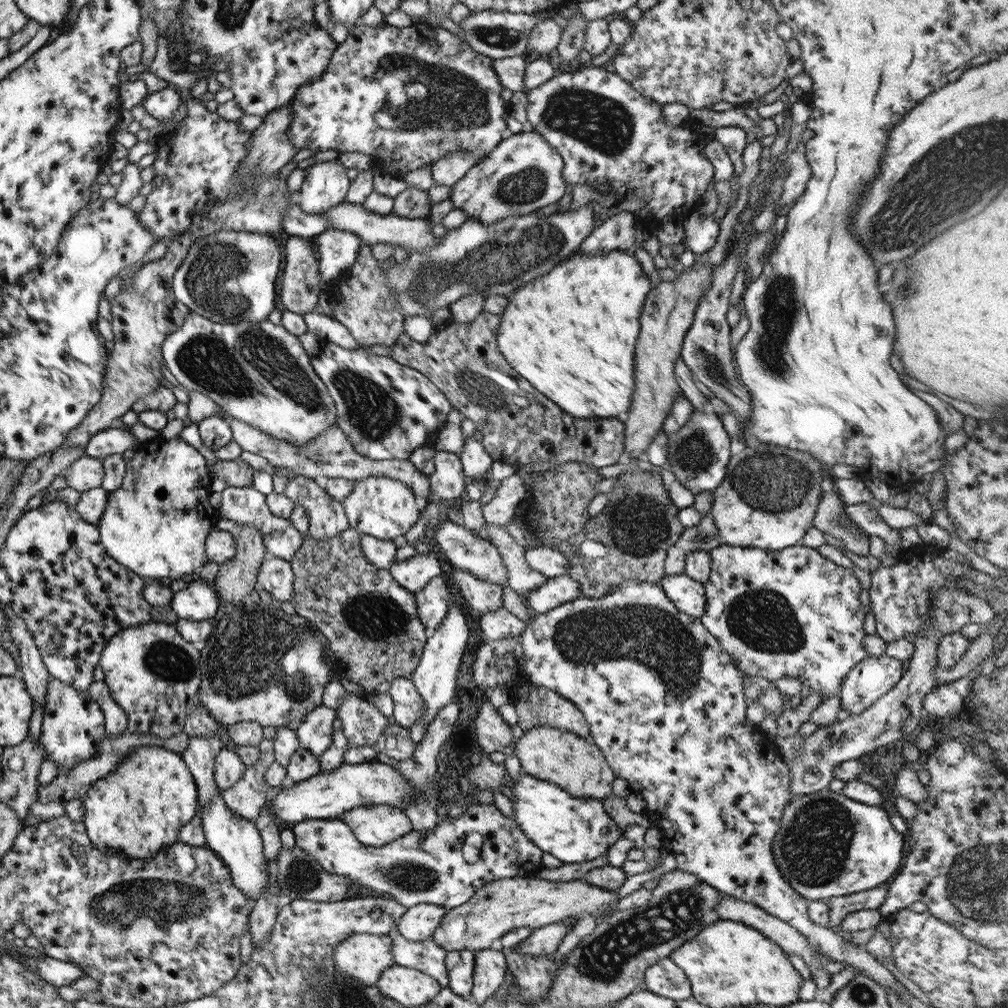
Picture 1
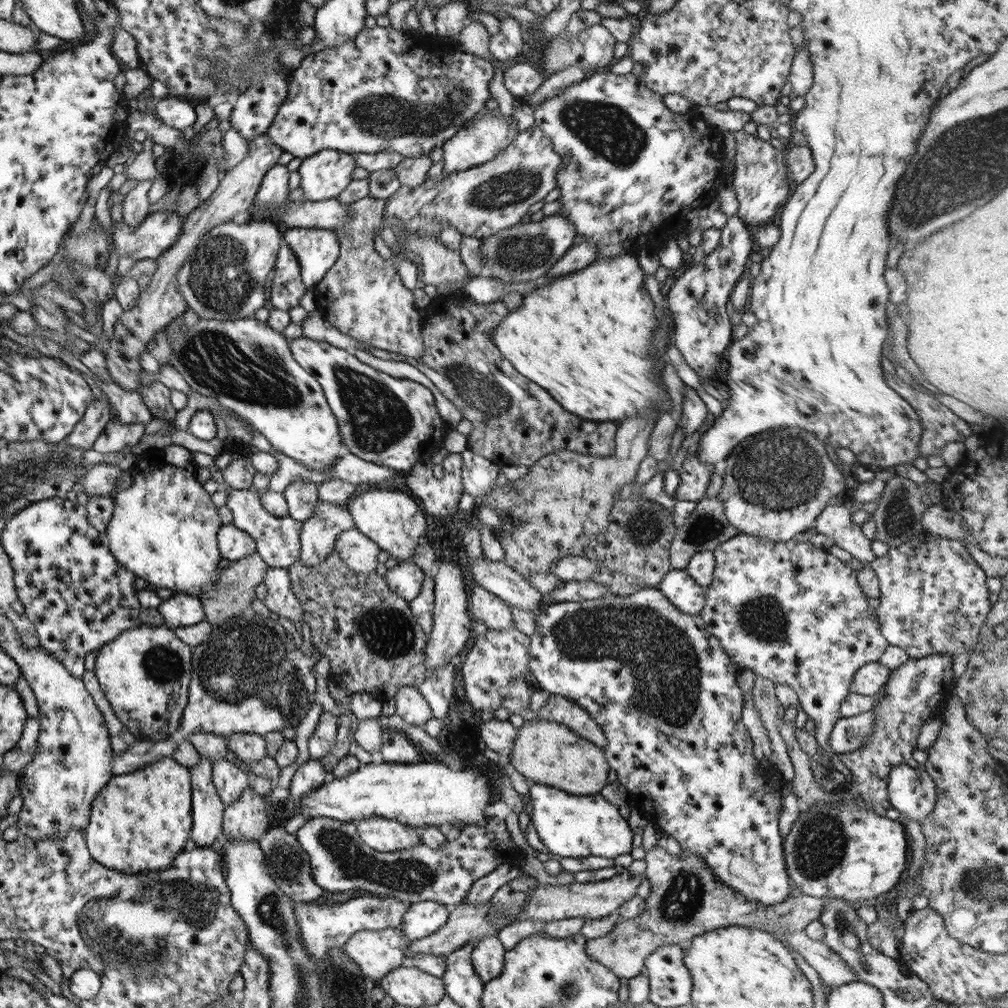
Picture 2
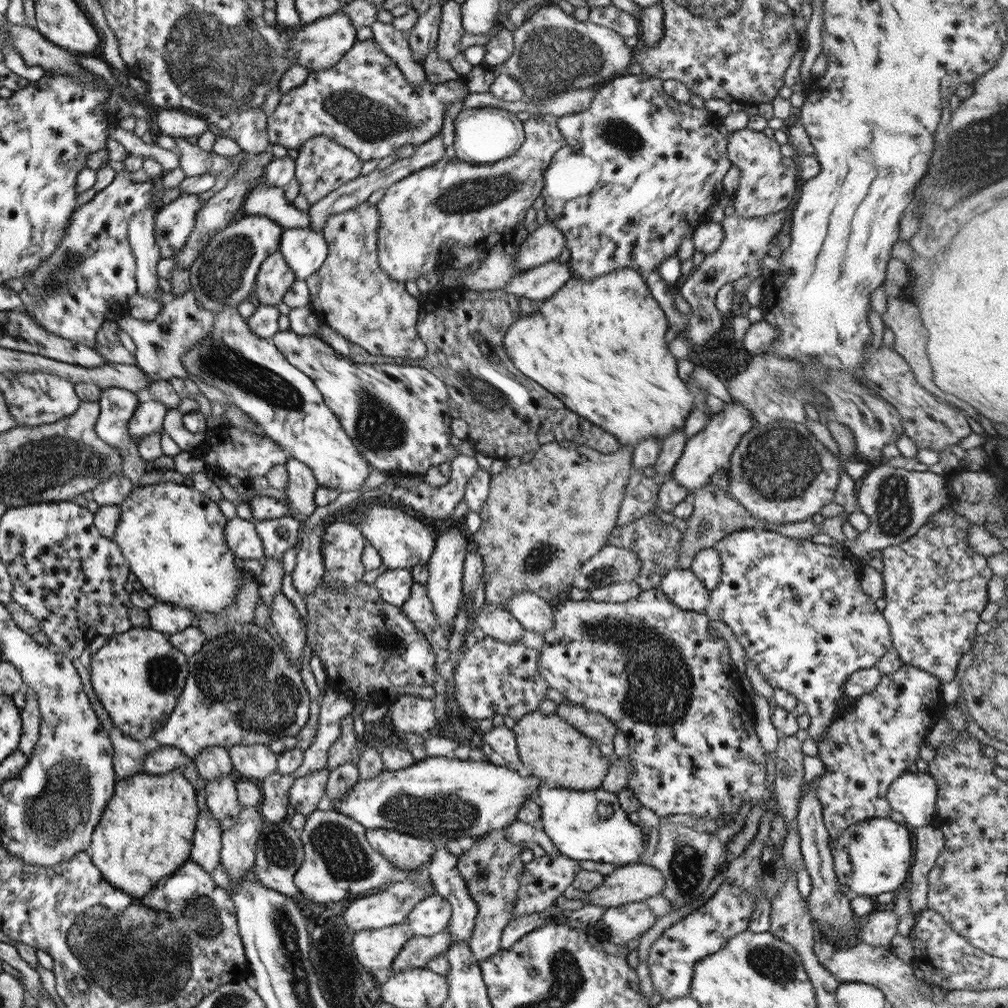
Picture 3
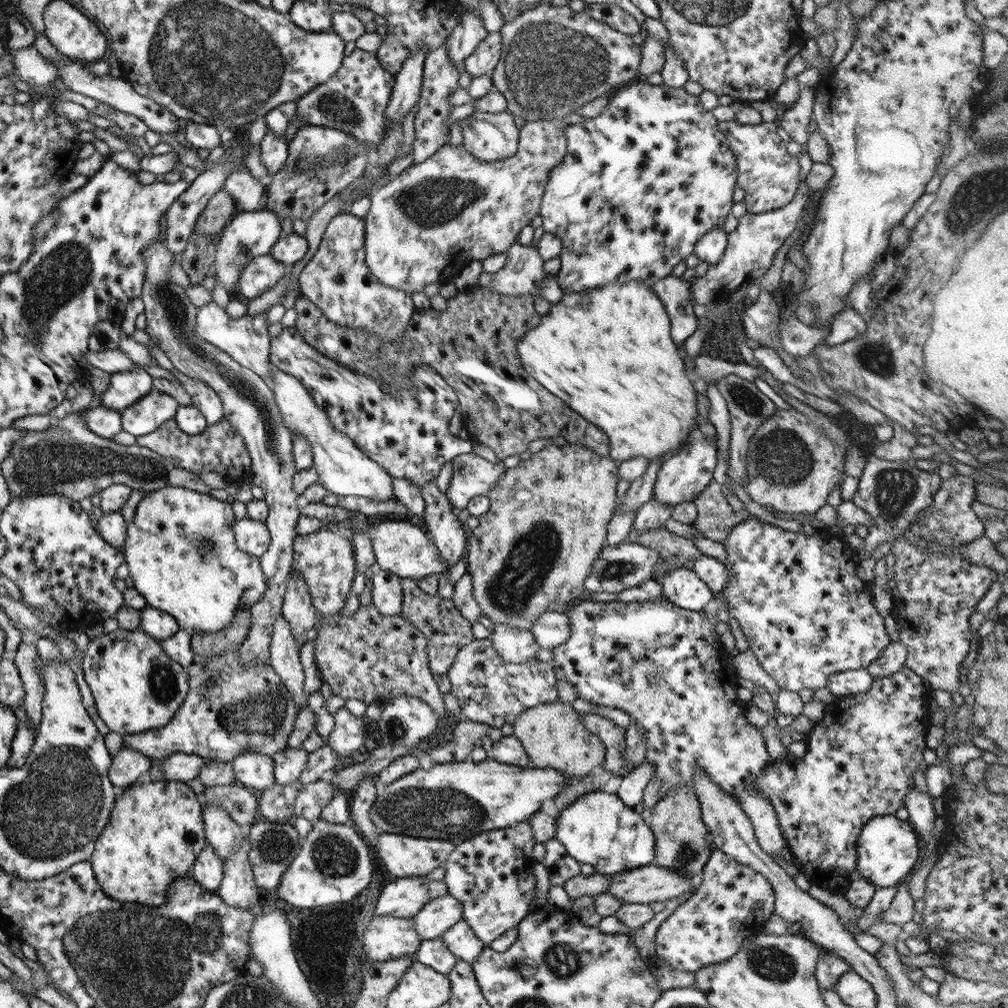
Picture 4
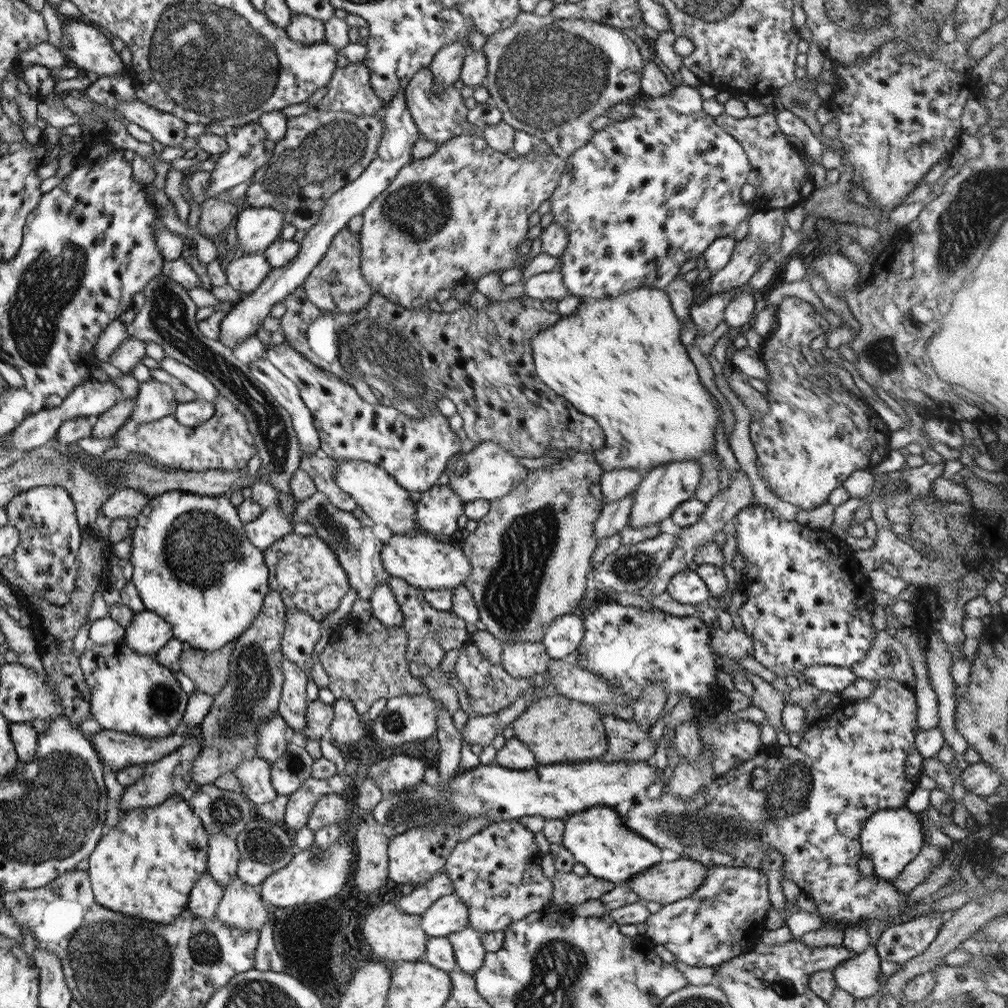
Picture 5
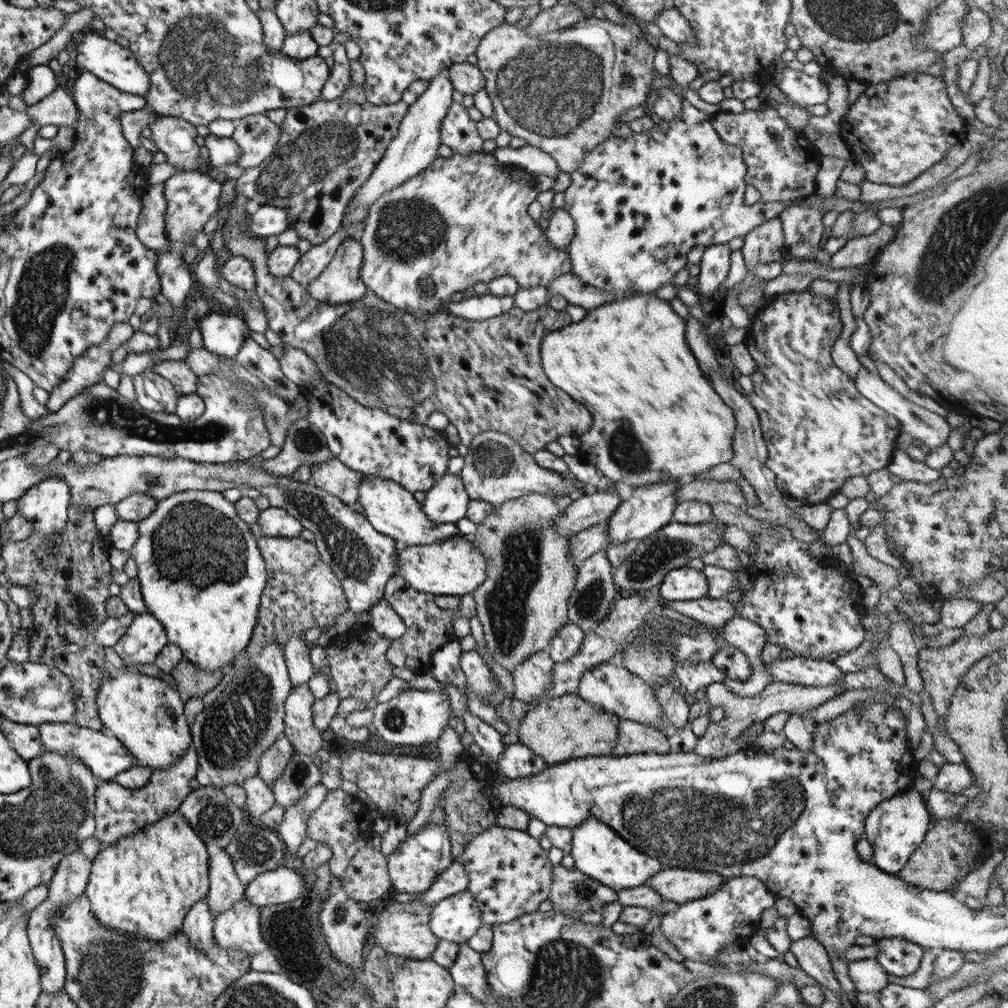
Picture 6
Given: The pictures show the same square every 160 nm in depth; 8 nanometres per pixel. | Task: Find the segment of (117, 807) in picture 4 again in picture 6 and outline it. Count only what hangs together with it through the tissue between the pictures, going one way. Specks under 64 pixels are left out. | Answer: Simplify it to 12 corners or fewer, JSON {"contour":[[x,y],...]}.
{"contour":[[175,811],[100,849],[83,895],[119,935],[165,941],[208,893]]}

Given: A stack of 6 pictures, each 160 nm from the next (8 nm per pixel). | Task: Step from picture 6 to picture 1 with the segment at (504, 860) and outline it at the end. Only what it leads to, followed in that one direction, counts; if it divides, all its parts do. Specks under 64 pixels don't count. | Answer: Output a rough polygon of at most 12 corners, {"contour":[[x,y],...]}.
{"contour":[[505,953],[474,954],[471,1003],[493,997],[505,973]]}

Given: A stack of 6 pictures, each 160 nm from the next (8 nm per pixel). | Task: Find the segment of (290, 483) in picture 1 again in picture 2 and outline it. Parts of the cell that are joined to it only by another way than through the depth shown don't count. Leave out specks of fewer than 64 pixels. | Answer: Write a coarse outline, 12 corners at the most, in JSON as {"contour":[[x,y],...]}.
{"contour":[[317,500],[301,524],[299,556],[317,566],[353,528],[344,505]]}

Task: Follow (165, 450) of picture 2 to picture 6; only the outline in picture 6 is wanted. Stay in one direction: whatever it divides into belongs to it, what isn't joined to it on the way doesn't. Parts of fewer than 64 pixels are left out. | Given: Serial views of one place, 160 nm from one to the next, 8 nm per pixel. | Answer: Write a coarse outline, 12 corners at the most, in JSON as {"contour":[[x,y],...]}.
{"contour":[[221,493],[137,523],[146,612],[201,670],[251,638],[268,577]]}

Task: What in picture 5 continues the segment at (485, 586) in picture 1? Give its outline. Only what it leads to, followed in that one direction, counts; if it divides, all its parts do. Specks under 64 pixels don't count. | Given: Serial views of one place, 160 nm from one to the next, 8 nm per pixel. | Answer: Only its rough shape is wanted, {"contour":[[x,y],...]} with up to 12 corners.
{"contour":[[541,641],[501,644],[500,665],[513,678],[548,672]]}

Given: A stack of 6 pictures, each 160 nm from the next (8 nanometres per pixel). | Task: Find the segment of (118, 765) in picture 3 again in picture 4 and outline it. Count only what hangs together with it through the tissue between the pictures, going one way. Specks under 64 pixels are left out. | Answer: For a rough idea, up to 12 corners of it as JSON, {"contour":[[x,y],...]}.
{"contour":[[122,744],[107,773],[125,788],[145,774],[152,761]]}

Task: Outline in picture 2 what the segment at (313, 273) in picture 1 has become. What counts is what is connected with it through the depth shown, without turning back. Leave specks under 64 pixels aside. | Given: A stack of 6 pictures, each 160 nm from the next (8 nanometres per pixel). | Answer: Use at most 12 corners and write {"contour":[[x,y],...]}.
{"contour":[[282,242],[272,268],[269,304],[286,311],[305,291],[291,249]]}

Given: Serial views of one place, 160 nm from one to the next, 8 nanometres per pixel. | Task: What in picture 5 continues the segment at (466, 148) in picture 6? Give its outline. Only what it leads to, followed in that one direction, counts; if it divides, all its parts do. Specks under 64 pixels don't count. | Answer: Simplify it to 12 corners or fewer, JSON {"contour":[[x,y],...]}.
{"contour":[[427,66],[403,89],[418,133],[440,145],[463,134],[467,108],[452,86],[431,93]]}

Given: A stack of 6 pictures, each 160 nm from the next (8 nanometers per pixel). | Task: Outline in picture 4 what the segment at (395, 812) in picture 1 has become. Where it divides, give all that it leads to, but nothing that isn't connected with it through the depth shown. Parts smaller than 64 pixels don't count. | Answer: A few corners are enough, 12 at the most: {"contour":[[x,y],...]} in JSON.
{"contour":[[379,832],[374,856],[396,879],[442,866],[449,841]]}

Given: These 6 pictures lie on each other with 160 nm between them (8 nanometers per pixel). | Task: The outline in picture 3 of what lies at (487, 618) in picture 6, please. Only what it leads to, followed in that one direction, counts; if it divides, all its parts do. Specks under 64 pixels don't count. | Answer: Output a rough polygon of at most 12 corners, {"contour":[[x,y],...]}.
{"contour":[[539,446],[491,475],[485,604],[549,603],[616,526],[631,451]]}

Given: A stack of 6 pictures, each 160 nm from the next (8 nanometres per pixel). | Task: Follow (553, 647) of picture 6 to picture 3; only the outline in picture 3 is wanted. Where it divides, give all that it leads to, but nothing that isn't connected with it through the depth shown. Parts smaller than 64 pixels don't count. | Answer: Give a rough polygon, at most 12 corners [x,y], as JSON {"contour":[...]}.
{"contour":[[524,591],[507,610],[524,630],[544,634],[554,625],[551,607]]}

